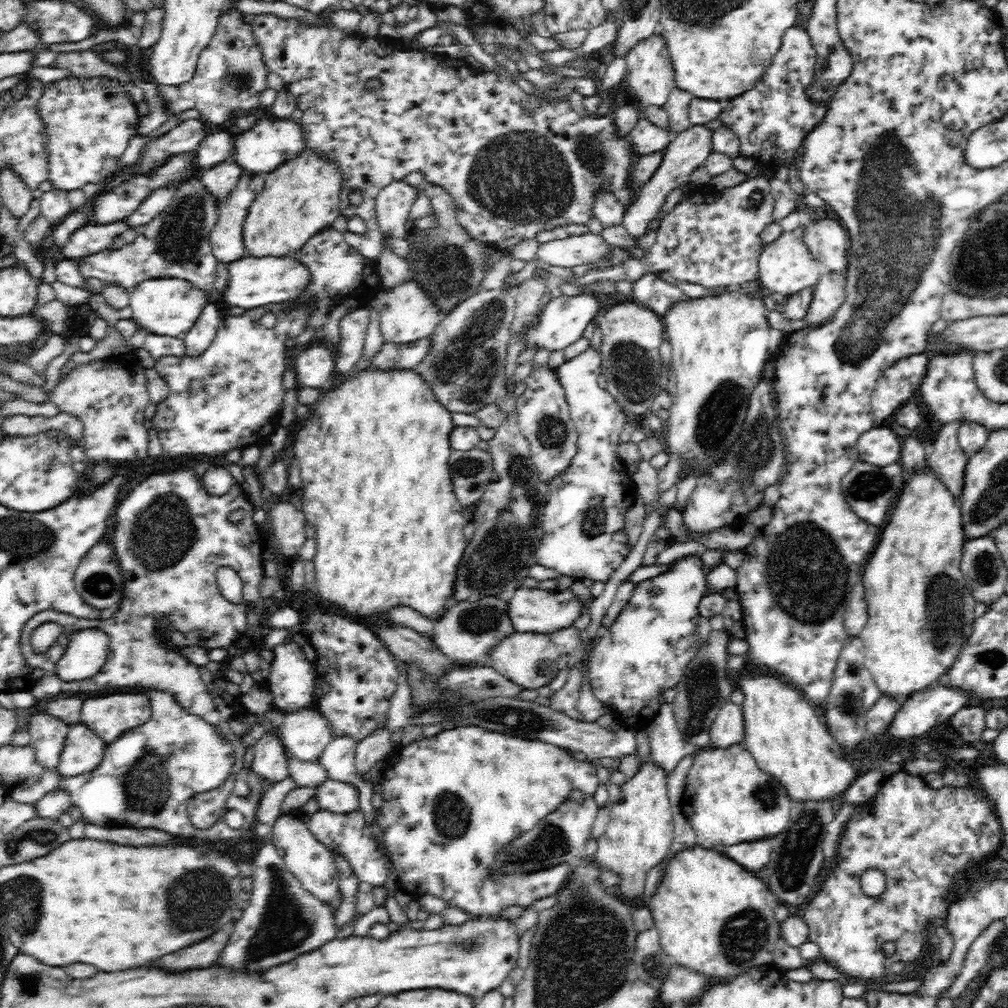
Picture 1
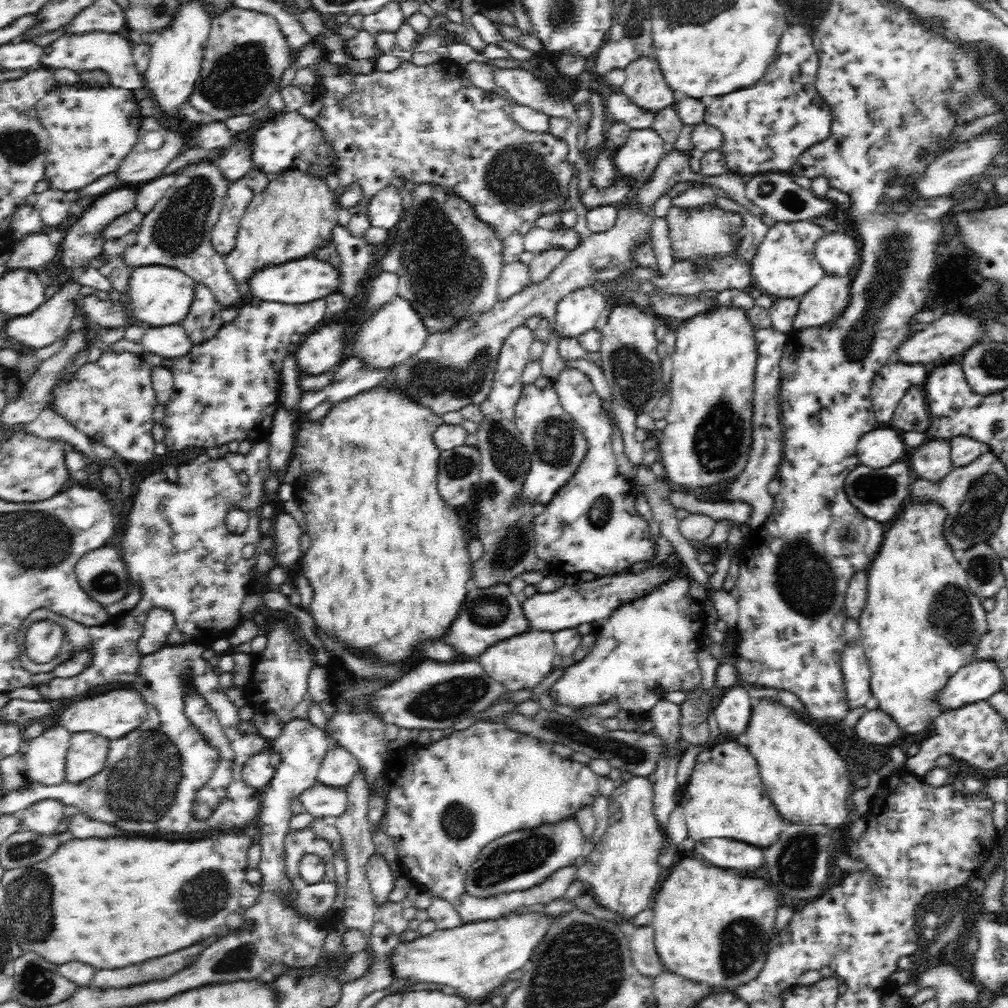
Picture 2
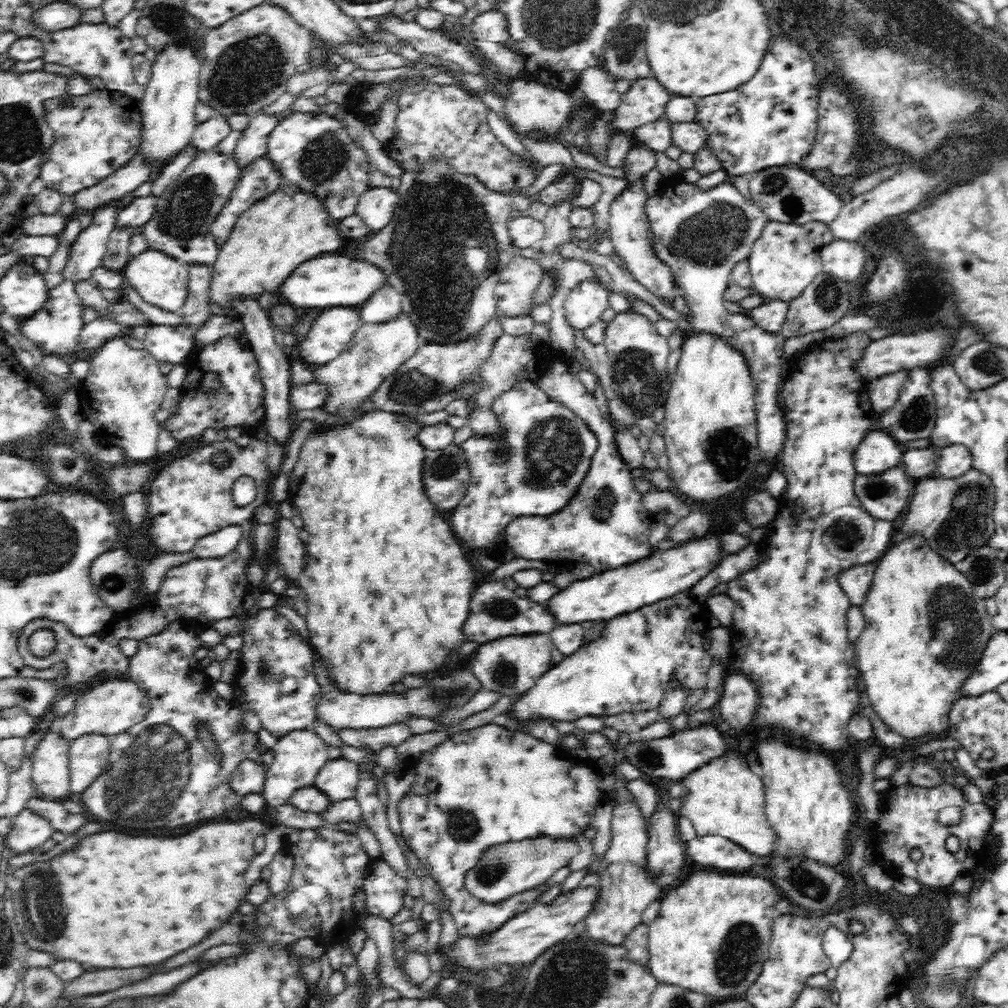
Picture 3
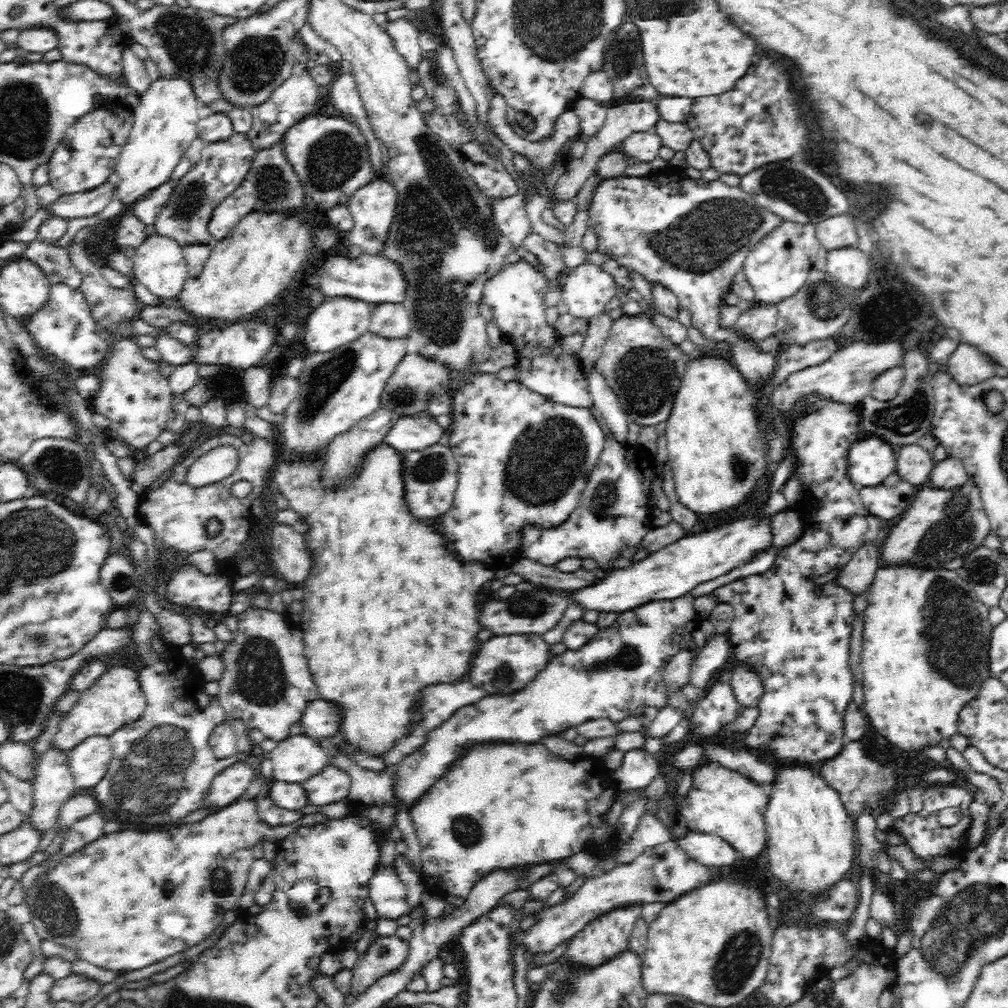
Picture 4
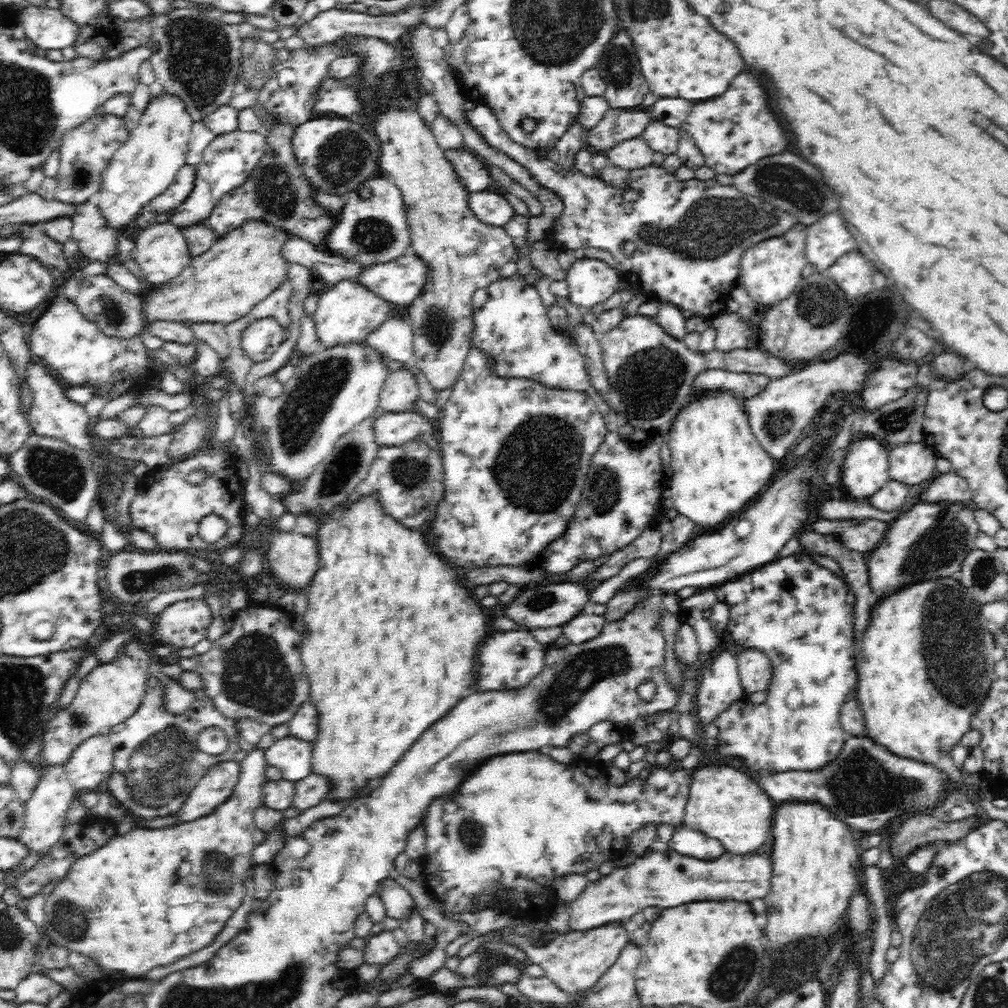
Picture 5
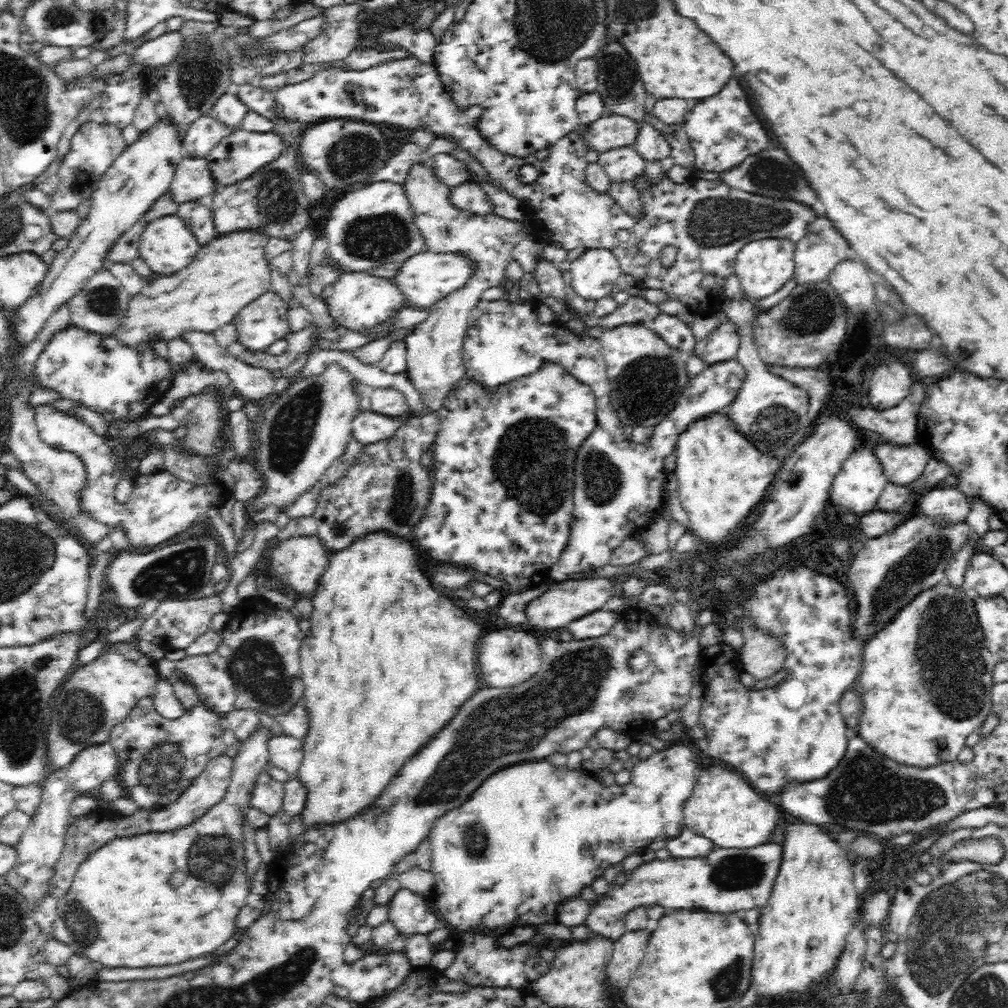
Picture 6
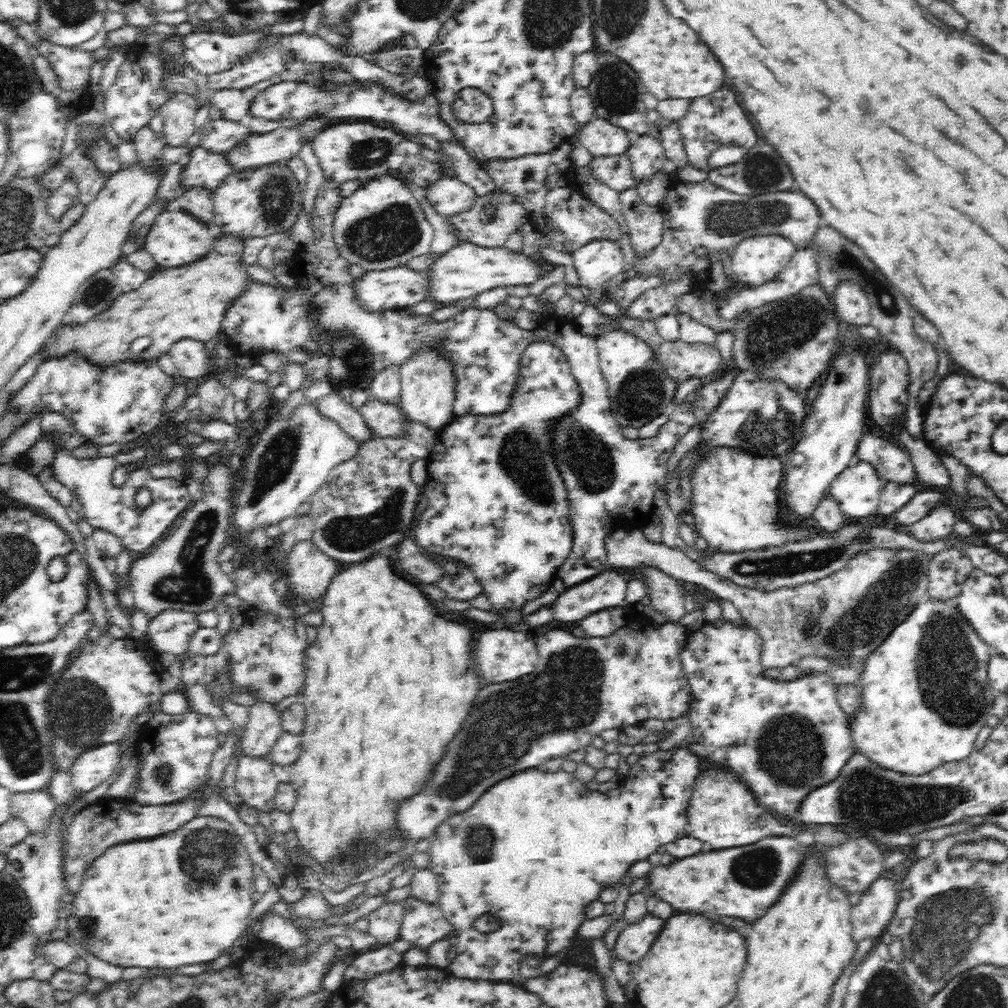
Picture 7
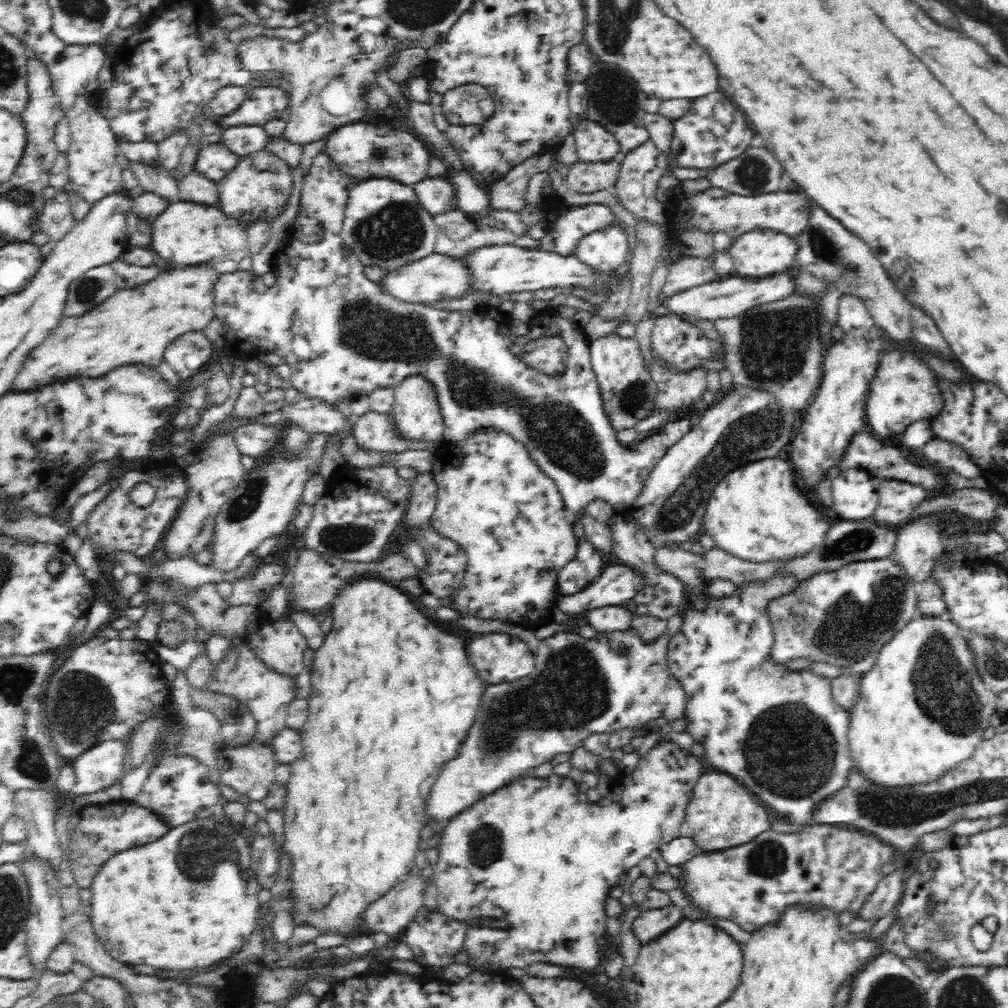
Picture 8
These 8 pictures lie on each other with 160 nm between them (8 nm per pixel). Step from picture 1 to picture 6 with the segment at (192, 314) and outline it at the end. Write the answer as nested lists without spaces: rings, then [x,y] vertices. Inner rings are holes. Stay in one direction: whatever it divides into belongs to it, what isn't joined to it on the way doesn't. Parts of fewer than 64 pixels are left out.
[[[169,215],[147,223],[139,238],[138,250],[139,256],[152,268],[152,272],[159,275],[169,275],[188,266],[202,247],[186,221],[177,215]]]

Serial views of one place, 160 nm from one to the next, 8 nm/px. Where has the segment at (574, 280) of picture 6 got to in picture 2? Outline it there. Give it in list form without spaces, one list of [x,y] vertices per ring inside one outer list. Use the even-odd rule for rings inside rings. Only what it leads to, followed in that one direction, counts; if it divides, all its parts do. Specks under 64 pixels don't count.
[[[593,286],[576,289],[558,302],[556,333],[560,337],[577,337],[593,329],[608,302]]]

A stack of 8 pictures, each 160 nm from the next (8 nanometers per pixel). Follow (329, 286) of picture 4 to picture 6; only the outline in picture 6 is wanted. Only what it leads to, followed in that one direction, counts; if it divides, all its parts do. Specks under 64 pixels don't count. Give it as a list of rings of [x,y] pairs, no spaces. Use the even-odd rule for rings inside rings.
[[[430,250],[411,256],[402,263],[400,272],[394,276],[402,293],[416,308],[431,308],[450,296],[454,291],[461,291],[478,274],[478,265],[468,255],[457,252],[435,253]]]

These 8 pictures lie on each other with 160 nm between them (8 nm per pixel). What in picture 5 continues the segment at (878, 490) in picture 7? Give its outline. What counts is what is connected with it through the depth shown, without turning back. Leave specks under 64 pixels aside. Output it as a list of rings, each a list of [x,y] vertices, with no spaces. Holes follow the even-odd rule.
[[[876,440],[854,442],[847,448],[840,478],[848,499],[867,501],[891,480],[886,448]]]

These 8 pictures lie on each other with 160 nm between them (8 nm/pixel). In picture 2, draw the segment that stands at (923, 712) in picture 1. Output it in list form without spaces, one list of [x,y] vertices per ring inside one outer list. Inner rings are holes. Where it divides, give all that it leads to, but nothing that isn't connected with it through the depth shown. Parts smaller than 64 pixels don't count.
[[[976,659],[950,678],[940,693],[942,709],[990,699],[1005,688],[1005,675],[996,659]]]

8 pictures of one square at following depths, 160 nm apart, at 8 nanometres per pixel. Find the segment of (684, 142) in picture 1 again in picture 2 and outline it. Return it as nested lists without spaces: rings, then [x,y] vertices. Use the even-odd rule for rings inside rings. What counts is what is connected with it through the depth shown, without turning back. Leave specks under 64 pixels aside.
[[[667,147],[664,156],[662,156],[662,160],[658,162],[655,168],[656,172],[650,176],[648,182],[640,186],[640,190],[636,192],[637,196],[631,201],[631,204],[628,207],[624,206],[624,208],[618,210],[613,220],[614,224],[610,228],[607,228],[604,232],[591,233],[588,237],[582,238],[572,250],[568,251],[568,254],[560,261],[560,264],[558,264],[556,268],[553,268],[541,281],[526,285],[524,290],[521,290],[518,294],[513,294],[506,300],[499,300],[490,312],[485,312],[484,315],[468,316],[466,320],[461,320],[456,324],[452,330],[429,334],[423,348],[415,356],[406,360],[406,362],[391,369],[379,382],[379,388],[403,392],[410,400],[413,400],[416,404],[421,404],[422,408],[427,408],[432,411],[432,414],[437,414],[438,416],[452,411],[459,411],[460,408],[466,406],[466,404],[478,406],[490,392],[494,370],[496,370],[497,367],[496,363],[504,339],[514,328],[522,326],[522,324],[529,318],[532,318],[532,316],[544,316],[549,326],[552,328],[550,339],[548,343],[545,344],[542,357],[538,360],[540,360],[542,376],[548,377],[553,383],[560,372],[567,367],[565,363],[566,360],[560,357],[558,351],[558,333],[556,333],[556,329],[554,329],[556,328],[556,310],[558,302],[576,289],[590,287],[593,282],[597,280],[612,281],[620,277],[620,274],[624,274],[624,272],[634,268],[631,263],[631,248],[640,241],[647,241],[650,239],[650,236],[647,236],[647,234],[650,233],[651,226],[656,219],[653,206],[662,194],[668,194],[671,188],[678,182],[698,181],[710,184],[720,193],[721,197],[742,210],[752,212],[752,214],[758,216],[759,219],[763,219],[764,216],[768,215],[762,208],[746,199],[745,184],[747,177],[742,174],[736,174],[736,172],[730,170],[726,172],[726,174],[720,174],[720,176],[704,176],[702,173],[694,173],[690,169],[690,157],[691,153]]]

